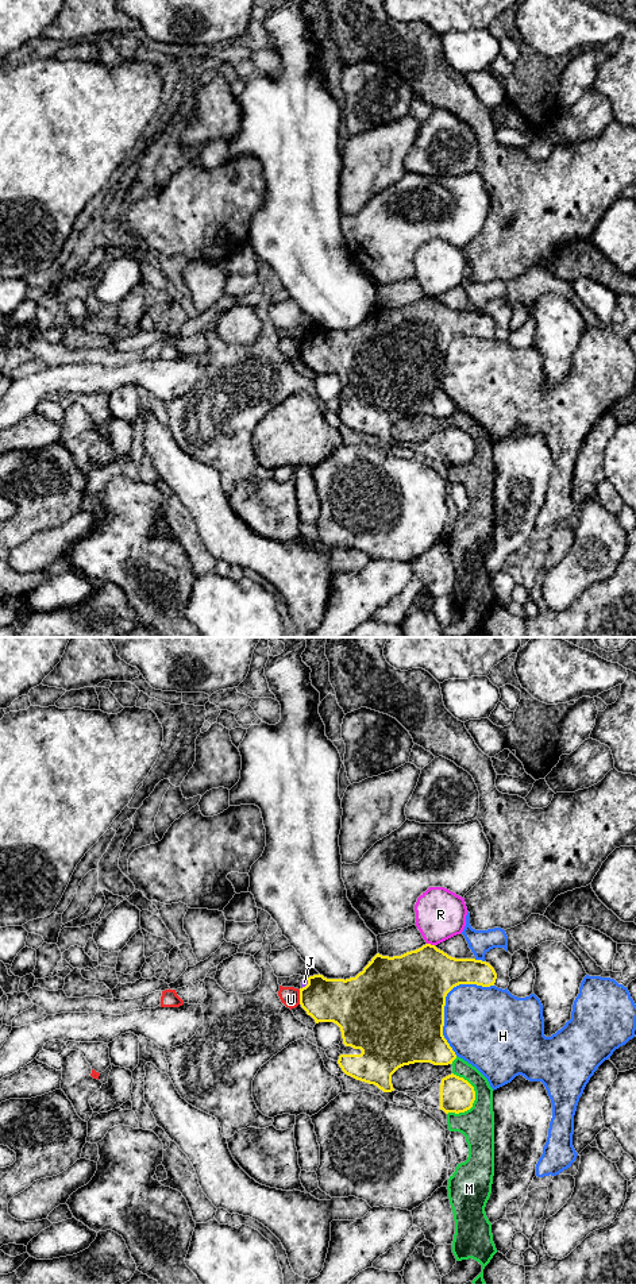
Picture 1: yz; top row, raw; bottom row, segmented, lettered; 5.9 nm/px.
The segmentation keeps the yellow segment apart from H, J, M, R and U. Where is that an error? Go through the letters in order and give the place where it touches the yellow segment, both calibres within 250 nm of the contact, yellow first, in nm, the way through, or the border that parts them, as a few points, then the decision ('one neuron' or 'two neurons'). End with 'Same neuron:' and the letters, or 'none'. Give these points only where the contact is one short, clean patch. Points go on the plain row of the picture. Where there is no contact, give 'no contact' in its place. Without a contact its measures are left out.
H: yz (444, 354) | 500/440 nm | two neurons
J: yz (308, 335) | 280/40 nm | along yz (308, 330), (308, 334), (301, 340) | two neurons
M: yz (474, 451) | 200/200 nm | two neurons
R: yz (430, 296) | 380/300 nm | two neurons
U: yz (300, 349) | 260/110 nm | along yz (299, 342), (300, 355) | two neurons
Same neuron: none

